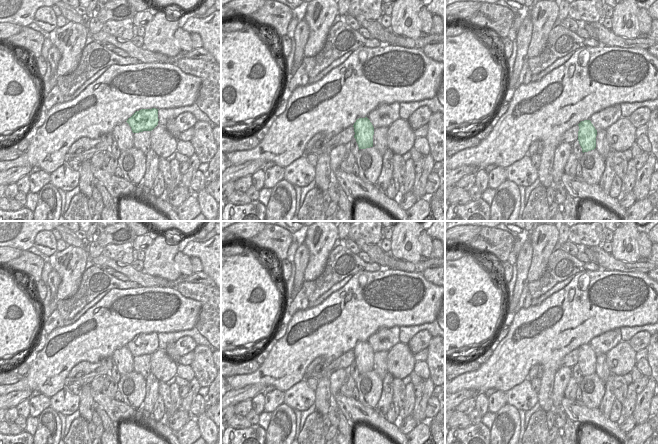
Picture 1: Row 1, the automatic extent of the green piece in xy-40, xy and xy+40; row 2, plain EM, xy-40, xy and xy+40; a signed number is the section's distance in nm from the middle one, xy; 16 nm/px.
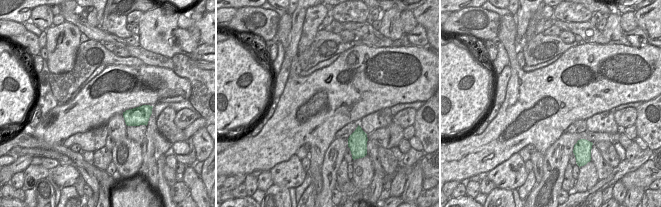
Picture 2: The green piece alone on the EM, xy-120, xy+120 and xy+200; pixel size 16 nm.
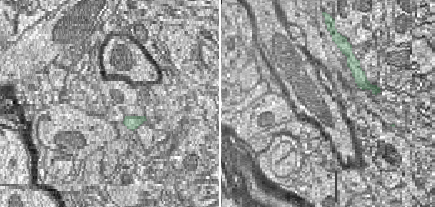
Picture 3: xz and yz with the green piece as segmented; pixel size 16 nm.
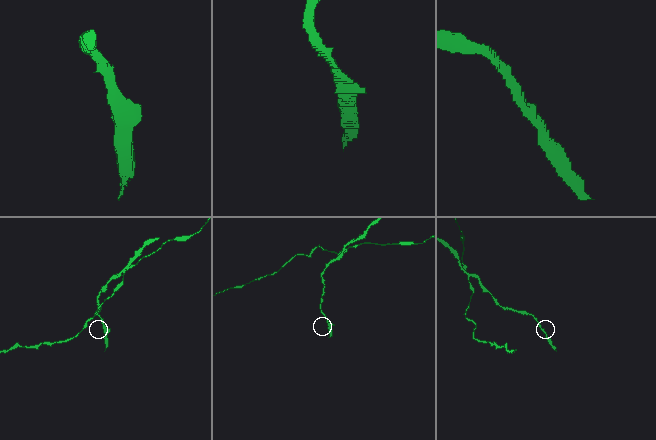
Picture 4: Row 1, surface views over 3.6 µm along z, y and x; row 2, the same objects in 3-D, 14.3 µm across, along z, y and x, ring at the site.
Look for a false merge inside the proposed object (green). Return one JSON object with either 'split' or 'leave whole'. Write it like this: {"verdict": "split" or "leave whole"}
{"verdict": "split"}

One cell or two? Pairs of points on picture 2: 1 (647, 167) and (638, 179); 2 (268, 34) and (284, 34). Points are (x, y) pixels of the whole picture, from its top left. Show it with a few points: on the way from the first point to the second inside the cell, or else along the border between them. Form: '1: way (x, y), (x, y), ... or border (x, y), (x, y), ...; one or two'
1: way (647, 170), (641, 176); one
2: border (280, 17), (276, 33); two

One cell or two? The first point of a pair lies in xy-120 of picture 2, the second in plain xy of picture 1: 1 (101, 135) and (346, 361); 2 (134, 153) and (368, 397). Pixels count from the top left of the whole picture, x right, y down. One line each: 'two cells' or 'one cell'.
1: one cell
2: one cell

